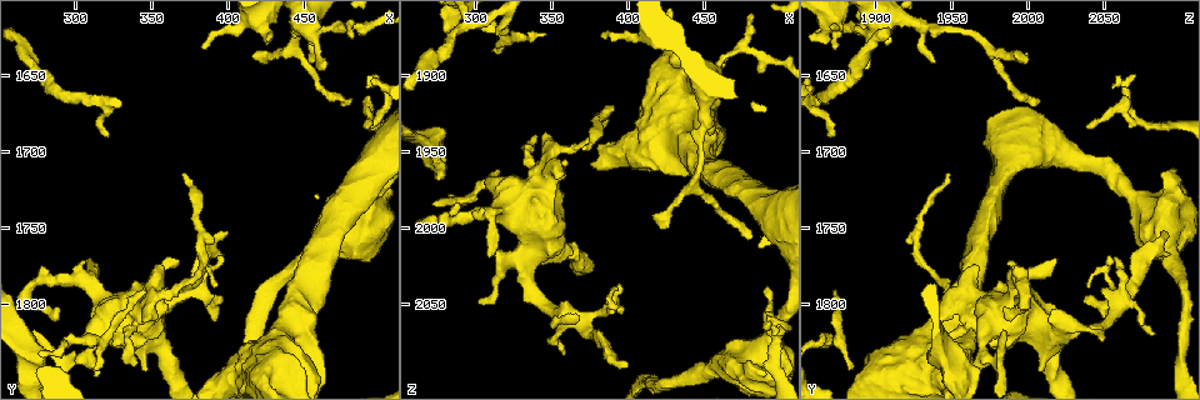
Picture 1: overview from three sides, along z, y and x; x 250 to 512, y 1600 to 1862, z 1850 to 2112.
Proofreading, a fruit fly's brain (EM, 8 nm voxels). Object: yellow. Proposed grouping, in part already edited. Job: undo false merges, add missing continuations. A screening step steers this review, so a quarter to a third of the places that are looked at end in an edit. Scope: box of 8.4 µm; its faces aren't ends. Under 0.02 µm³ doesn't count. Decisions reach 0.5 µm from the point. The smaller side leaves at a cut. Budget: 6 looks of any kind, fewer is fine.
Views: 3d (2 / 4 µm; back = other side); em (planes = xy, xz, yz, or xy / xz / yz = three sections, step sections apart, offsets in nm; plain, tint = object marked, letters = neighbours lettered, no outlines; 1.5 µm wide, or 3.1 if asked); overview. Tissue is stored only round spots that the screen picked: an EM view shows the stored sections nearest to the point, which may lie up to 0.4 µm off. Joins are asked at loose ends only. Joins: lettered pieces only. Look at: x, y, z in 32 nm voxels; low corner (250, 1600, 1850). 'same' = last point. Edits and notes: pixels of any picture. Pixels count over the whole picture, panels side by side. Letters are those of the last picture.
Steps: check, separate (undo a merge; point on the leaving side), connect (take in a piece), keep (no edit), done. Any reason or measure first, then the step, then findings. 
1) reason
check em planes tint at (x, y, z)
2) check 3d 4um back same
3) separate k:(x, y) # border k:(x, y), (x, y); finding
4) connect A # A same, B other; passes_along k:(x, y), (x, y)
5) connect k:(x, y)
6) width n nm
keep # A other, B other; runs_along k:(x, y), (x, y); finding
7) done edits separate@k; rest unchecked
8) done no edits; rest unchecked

branch stops here
check 3d 4um at (338, 1840, 1940)

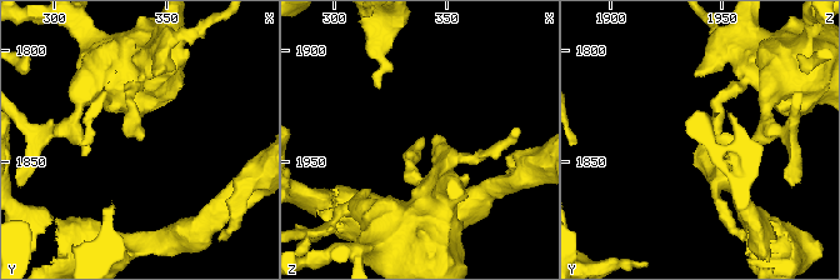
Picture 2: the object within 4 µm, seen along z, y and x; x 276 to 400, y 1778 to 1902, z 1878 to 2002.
check em planes letters at (338, 1839, 1939)

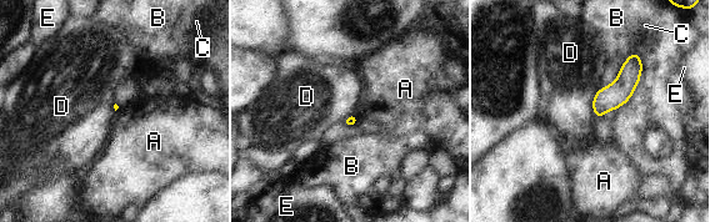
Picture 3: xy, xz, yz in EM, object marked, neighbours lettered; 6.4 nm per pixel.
longest_contact B 420 nm
keep # A other, B other, C other, D other, E other; no lettered piece goes on from it

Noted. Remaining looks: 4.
an open end
check em yz step 4 tint at (394, 1798, 2038)

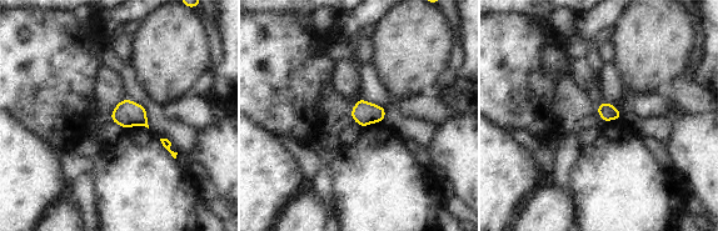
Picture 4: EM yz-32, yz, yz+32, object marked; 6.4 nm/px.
check em planes letters same

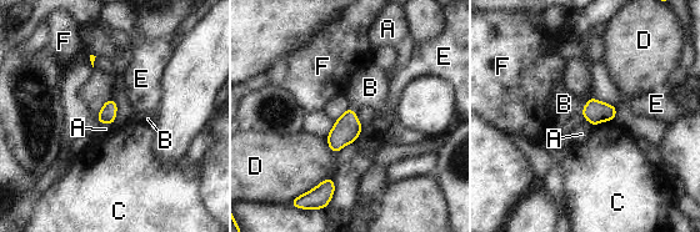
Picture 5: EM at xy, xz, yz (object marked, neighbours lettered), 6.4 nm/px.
longest_contact D 200 nm
connect B # A other, B same, C other, D other, E other, F other; passes_along 5:(595, 111), (584, 107), (564, 104); the neuron continues

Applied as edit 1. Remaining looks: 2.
done edits connect@5; rest unchecked

